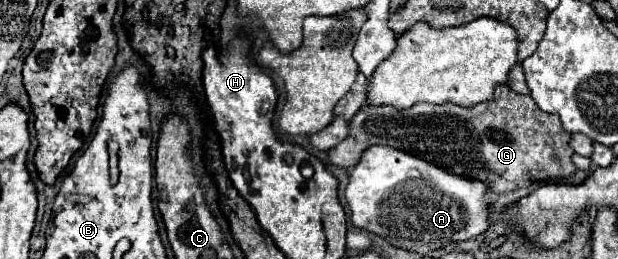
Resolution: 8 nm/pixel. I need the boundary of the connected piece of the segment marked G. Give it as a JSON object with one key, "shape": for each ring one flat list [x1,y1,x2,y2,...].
{"shape":[[501,84,495,90,493,102,483,102,477,106,457,106,451,102,445,104,413,104,409,110,397,110,395,106,363,106,349,124,351,132,345,138,345,142,339,142,335,148,329,150,329,160,335,166,341,166,345,170,351,170,359,160,361,154,373,146,373,144,387,144,397,146,399,150,405,150,409,154,415,154,427,162,433,162,437,166,449,168,455,174,481,180,489,186,491,192,509,192,519,188,529,188,537,182,547,182,551,178,557,178,557,174,565,174,567,178,573,174,573,162,571,162,571,148,569,148,569,134,561,128,561,120,557,114,547,114,543,110,537,110,531,96,523,96,513,92,509,86]]}

